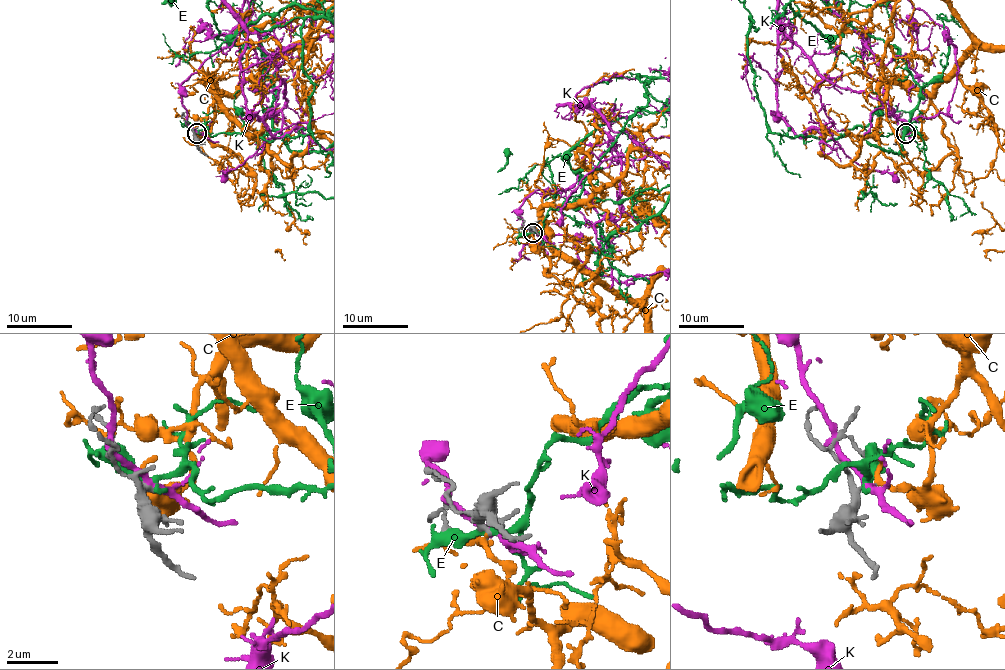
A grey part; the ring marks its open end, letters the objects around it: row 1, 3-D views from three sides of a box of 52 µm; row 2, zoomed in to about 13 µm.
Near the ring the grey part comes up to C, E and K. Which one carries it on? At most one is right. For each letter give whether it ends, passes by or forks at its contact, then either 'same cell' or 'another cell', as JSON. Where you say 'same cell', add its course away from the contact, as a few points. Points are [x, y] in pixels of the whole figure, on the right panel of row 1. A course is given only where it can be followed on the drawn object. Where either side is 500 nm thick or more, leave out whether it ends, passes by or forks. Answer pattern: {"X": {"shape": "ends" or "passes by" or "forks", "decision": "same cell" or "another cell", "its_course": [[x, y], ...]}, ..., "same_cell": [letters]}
{"C": {"shape": "passes by", "decision": "same cell"}, "E": {"shape": "passes by", "decision": "another cell"}, "K": {"shape": "passes by", "decision": "another cell"}, "same_cell": ["C"]}

